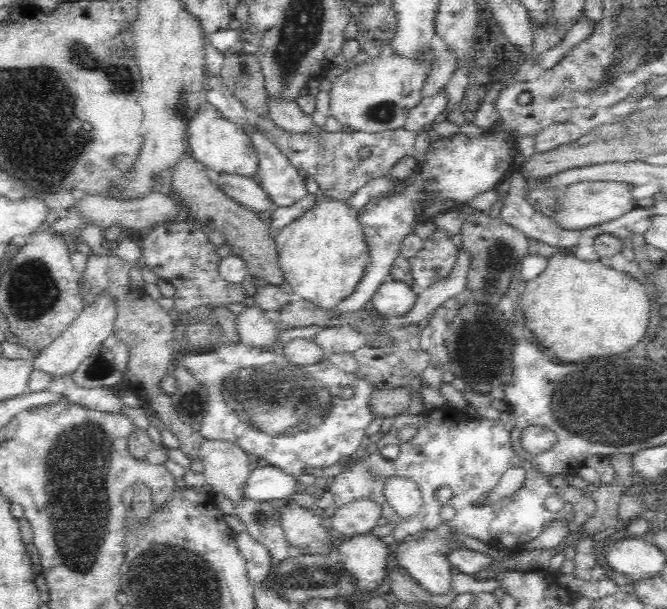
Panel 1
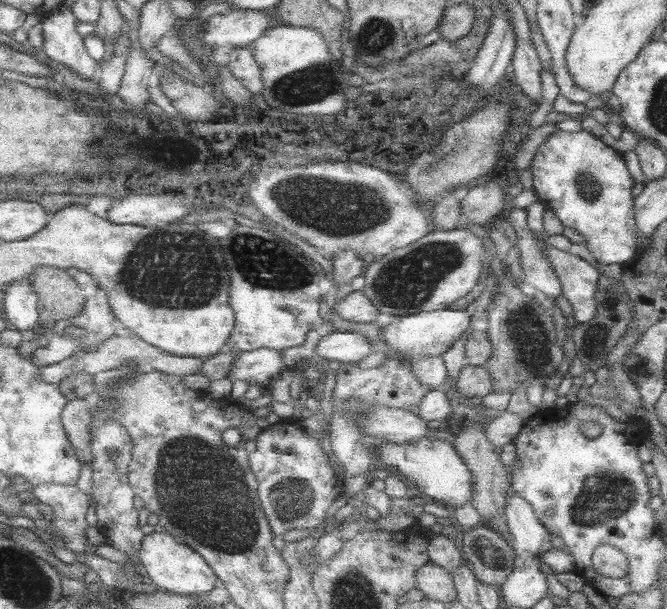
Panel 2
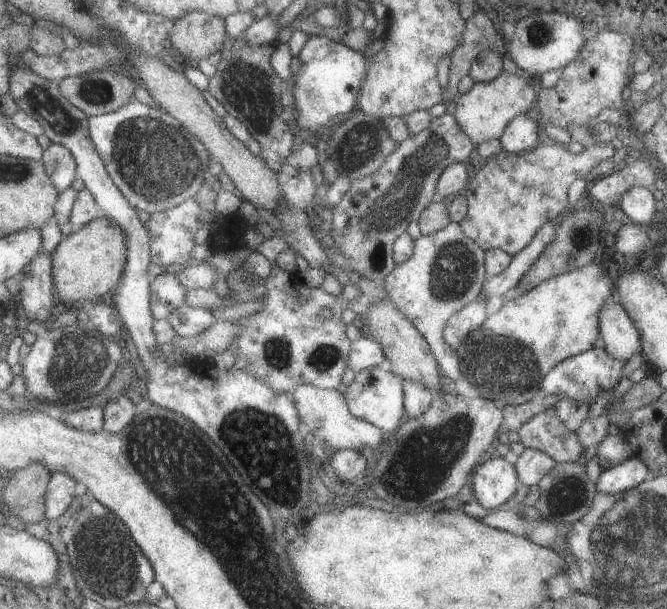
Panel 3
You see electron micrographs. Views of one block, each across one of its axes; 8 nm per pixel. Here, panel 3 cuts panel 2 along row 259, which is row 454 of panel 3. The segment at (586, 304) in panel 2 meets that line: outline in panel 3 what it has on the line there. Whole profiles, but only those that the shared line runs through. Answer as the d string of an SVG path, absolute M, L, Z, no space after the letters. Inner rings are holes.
M543 412L529 420L521 430L521 444L529 450L541 450L561 462L579 462L583 458L583 444L579 432L573 432L553 412Z

